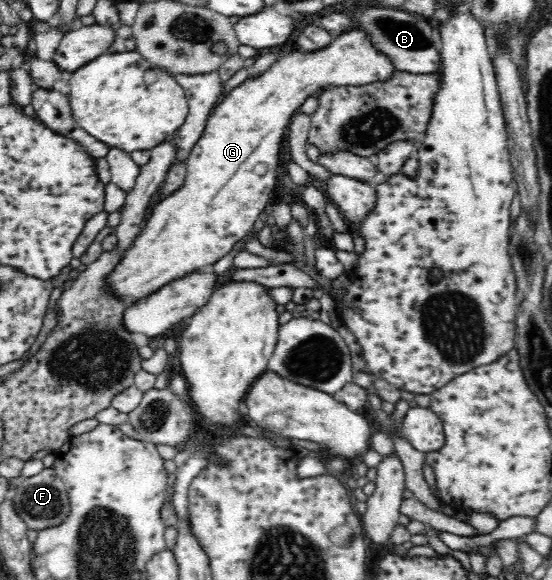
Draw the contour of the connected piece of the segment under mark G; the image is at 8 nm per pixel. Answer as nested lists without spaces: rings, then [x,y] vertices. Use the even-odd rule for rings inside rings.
[[[358,27],[333,38],[328,47],[319,51],[303,52],[292,47],[264,73],[250,76],[238,87],[224,93],[207,119],[202,137],[186,157],[187,172],[183,184],[150,209],[142,231],[134,238],[130,249],[124,252],[120,263],[104,279],[106,292],[122,300],[125,305],[134,305],[151,297],[172,281],[198,270],[212,268],[230,253],[237,241],[250,234],[258,218],[267,217],[268,206],[275,195],[280,145],[292,117],[300,112],[306,99],[318,97],[329,88],[384,83],[392,79],[397,70],[394,61],[374,46],[370,34]]]

